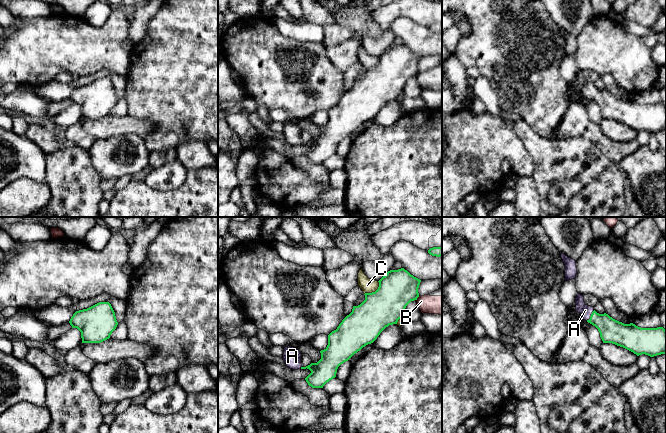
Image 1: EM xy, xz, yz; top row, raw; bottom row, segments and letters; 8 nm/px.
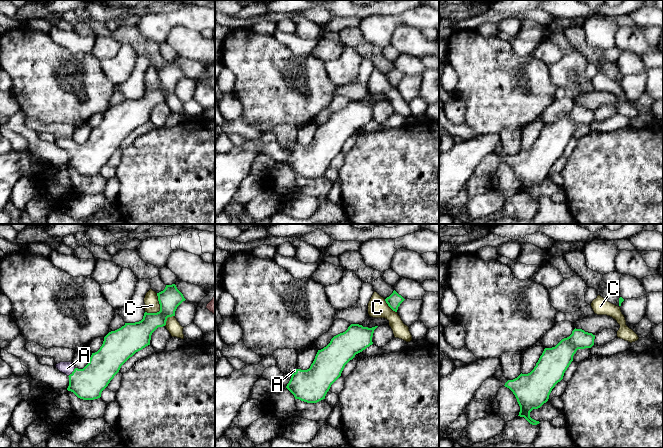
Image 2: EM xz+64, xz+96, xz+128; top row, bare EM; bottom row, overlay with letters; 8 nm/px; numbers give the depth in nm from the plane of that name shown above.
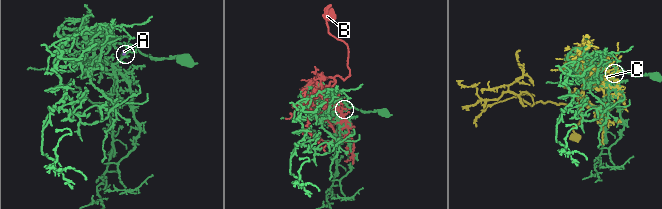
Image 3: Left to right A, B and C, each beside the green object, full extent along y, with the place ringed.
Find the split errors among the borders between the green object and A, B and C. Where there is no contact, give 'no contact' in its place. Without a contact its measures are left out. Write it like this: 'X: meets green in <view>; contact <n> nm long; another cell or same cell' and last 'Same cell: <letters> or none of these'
A: meets green in yz; contact 110 nm long; same cell
B: meets green in xz; contact 50 nm long; another cell
C: meets green in xz; contact 160 nm long; another cell
Same cell: A

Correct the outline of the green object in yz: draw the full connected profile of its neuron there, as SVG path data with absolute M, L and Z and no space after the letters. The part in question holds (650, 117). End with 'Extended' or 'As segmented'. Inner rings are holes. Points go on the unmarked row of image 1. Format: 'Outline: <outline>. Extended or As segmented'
Outline: M579 69L575 74L575 79L576 88L581 90L582 96L586 96L598 105L603 119L612 119L623 123L637 132L645 130L650 133L654 133L657 131L666 130L666 106L663 103L641 104L633 99L624 100L619 98L606 89L599 90L594 86L594 83L585 80L584 72Z. Extended

